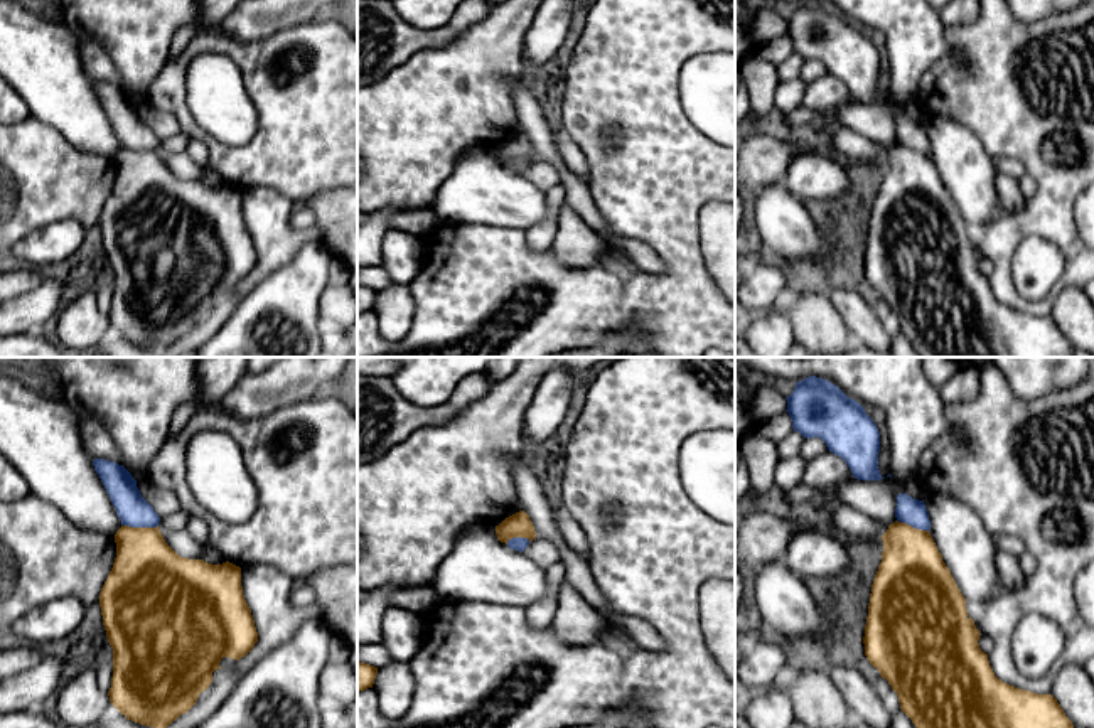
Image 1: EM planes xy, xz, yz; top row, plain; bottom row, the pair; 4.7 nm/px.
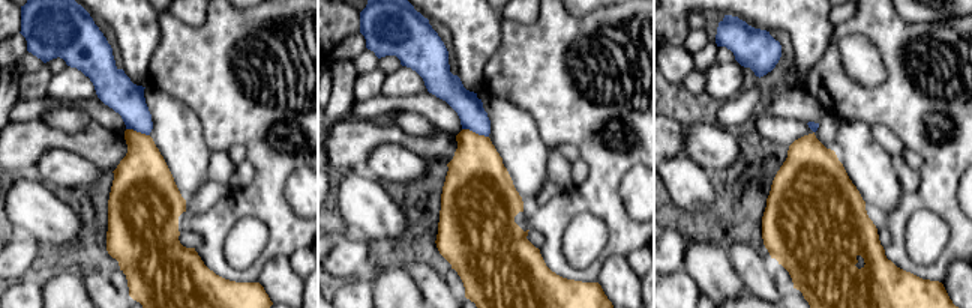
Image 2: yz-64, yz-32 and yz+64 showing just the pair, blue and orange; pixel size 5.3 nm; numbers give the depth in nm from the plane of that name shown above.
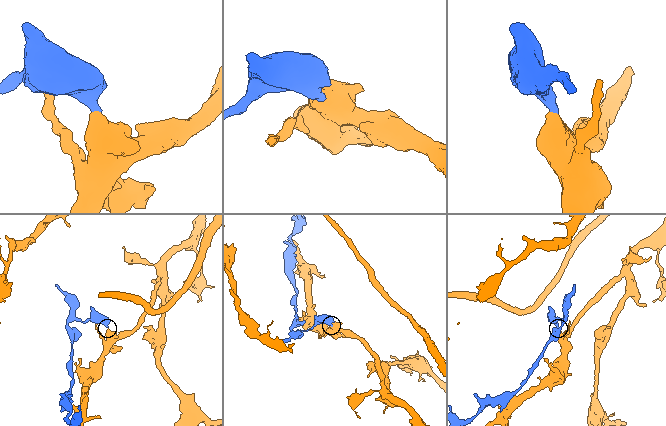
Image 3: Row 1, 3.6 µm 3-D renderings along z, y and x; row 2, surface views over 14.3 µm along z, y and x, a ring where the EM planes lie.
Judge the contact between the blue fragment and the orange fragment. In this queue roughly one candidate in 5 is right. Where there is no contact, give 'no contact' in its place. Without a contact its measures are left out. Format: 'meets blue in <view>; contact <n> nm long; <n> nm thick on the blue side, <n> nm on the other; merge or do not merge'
meets blue in xy; contact 170 nm long; 150 nm thick on the blue side, 360 nm on the other; do not merge

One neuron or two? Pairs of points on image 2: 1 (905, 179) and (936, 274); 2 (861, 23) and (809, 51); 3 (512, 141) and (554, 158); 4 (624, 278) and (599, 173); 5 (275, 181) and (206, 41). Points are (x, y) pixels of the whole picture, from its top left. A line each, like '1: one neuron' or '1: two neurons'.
1: two neurons
2: two neurons
3: two neurons
4: two neurons
5: one neuron

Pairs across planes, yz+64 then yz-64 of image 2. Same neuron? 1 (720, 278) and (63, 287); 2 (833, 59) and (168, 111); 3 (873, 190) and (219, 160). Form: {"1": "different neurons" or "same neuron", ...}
{"1": "same neuron", "2": "different neurons", "3": "different neurons"}

